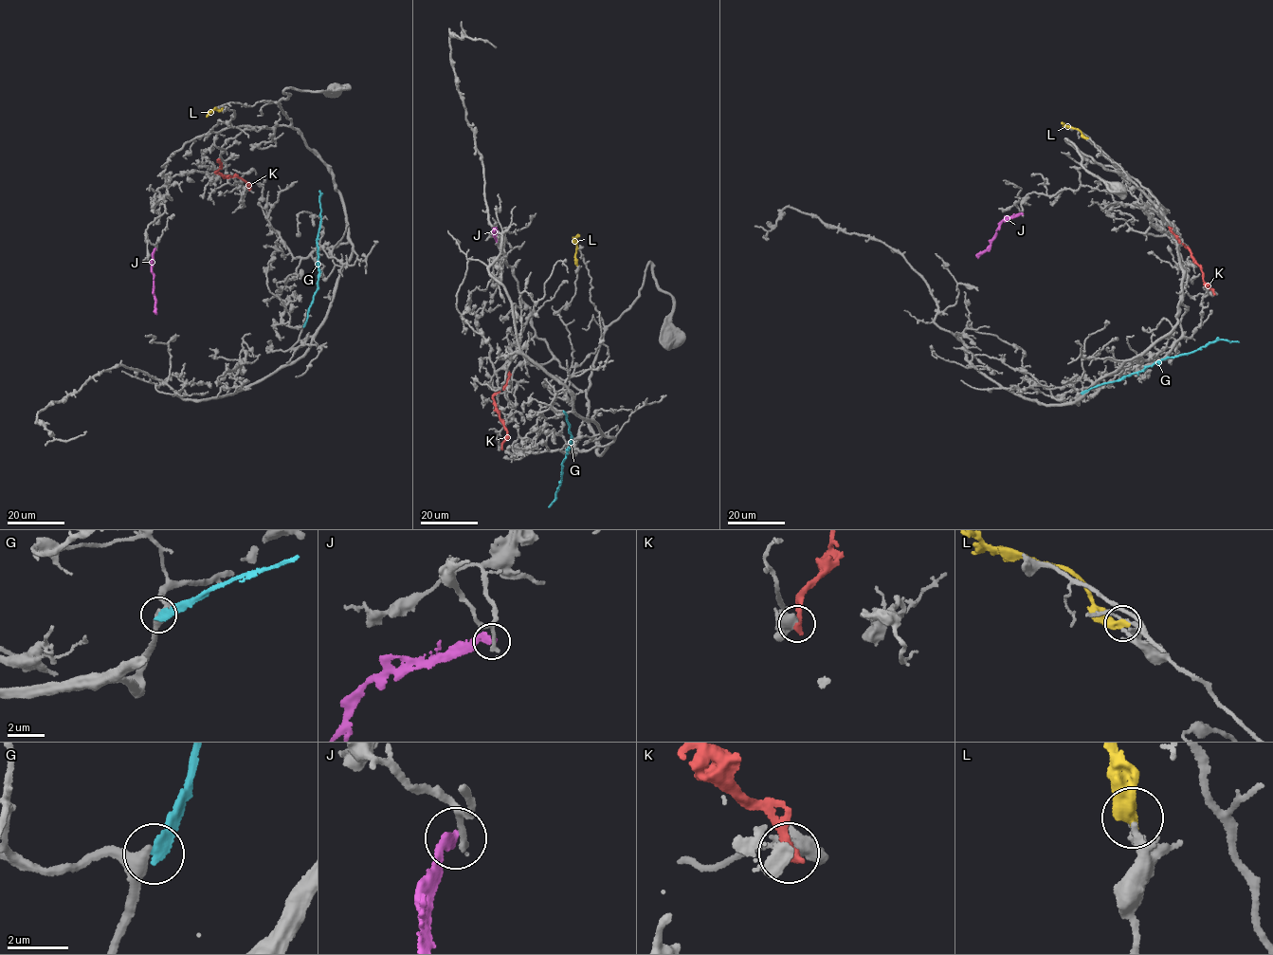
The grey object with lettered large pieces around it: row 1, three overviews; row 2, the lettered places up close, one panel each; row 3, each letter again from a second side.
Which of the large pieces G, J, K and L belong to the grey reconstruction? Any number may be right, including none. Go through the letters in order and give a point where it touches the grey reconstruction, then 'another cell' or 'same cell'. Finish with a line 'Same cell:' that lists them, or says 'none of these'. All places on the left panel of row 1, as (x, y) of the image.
G: (303, 326) | another cell
J: (155, 248) | another cell
K: (249, 189) | another cell
L: (222, 108) | another cell
Same cell: none of these

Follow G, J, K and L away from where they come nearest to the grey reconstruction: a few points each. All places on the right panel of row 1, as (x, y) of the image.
G: (1082, 393), (1121, 379), (1161, 359), (1193, 352), (1218, 339), (1239, 341)
J: (1022, 213), (1008, 216), (1002, 221), (991, 245), (977, 258)
K: (1213, 293), (1205, 283), (1191, 250), (1169, 226)
L: (1086, 137), (1078, 129), (1061, 122)

